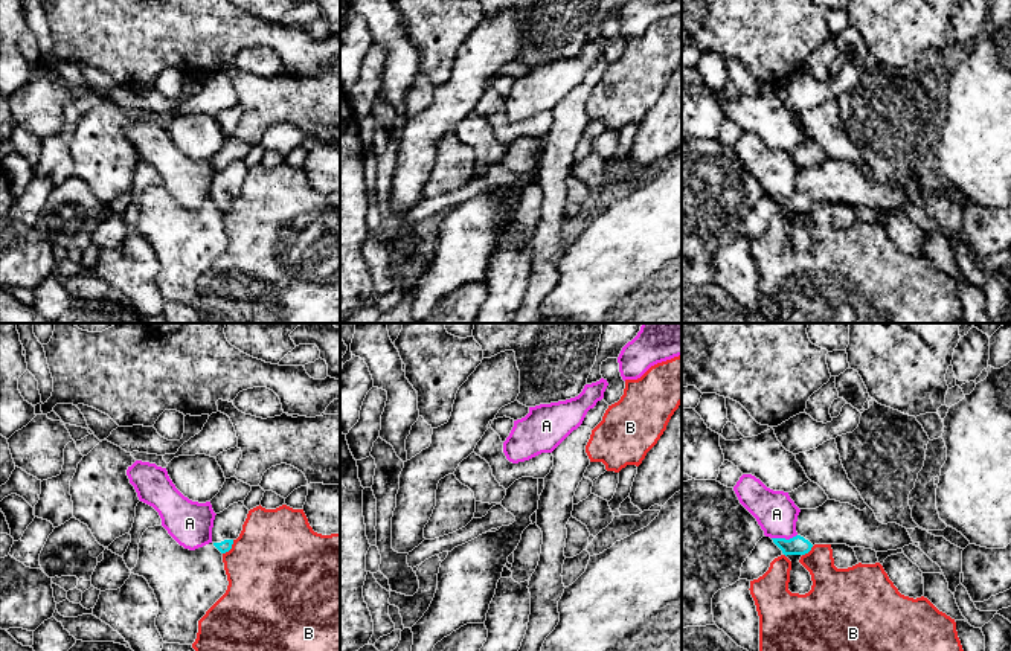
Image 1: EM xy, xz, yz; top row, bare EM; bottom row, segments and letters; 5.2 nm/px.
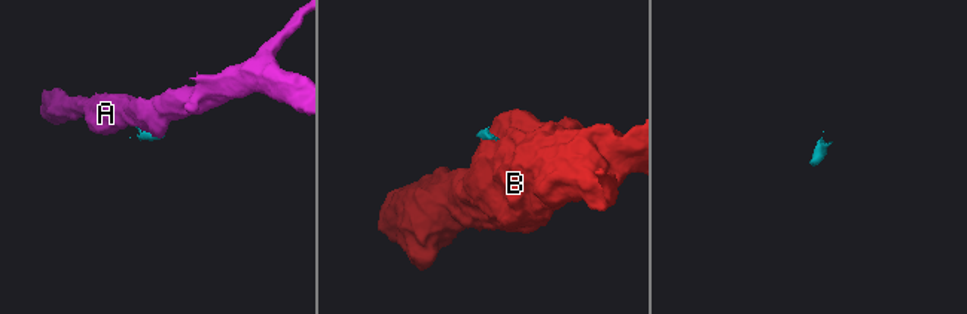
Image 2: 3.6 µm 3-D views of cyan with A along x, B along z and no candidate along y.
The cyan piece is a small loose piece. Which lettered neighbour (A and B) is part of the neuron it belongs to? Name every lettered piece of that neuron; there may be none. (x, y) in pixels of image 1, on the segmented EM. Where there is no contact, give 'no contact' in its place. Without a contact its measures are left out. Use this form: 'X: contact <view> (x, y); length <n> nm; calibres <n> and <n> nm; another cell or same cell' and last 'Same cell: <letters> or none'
A: contact yz (784, 538); length 140 nm; calibres 100 and 220 nm; another cell
B: contact xy (231, 548); length 100 nm; calibres 70 and 500 nm; another cell
Same cell: none

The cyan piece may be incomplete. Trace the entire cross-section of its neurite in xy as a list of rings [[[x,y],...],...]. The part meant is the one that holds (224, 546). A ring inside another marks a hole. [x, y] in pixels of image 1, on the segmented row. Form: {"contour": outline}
{"contour": [[[238,502],[215,515],[212,543],[221,553],[226,553],[232,549],[233,541],[242,531],[247,514],[249,509],[242,502]]]}

